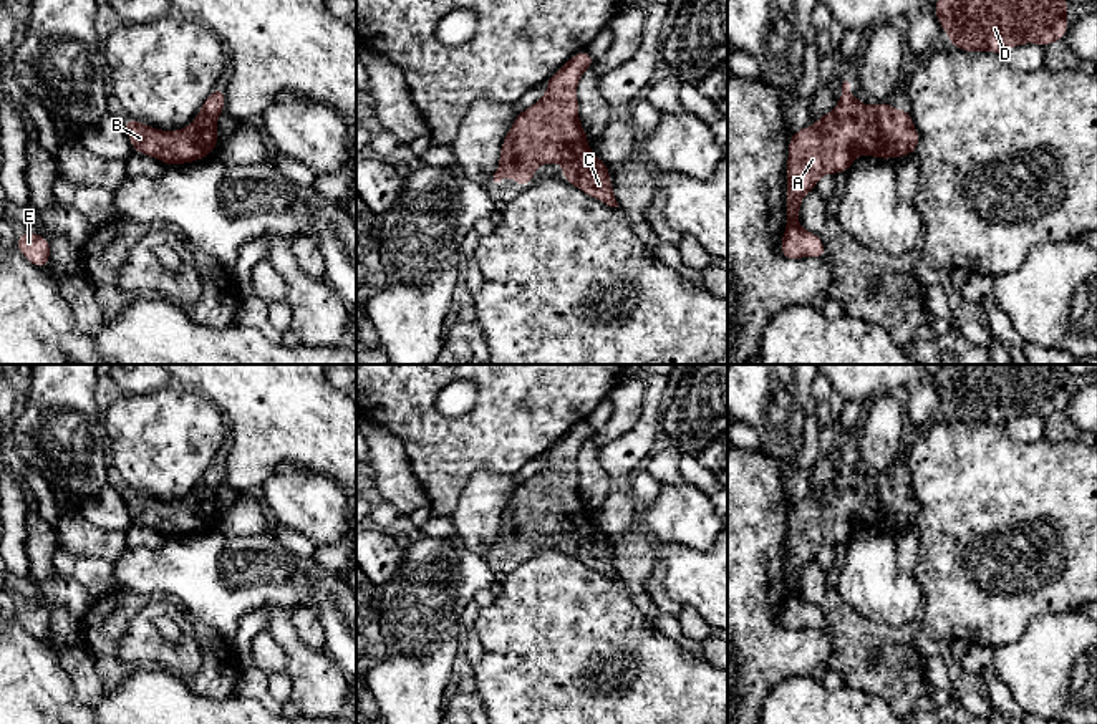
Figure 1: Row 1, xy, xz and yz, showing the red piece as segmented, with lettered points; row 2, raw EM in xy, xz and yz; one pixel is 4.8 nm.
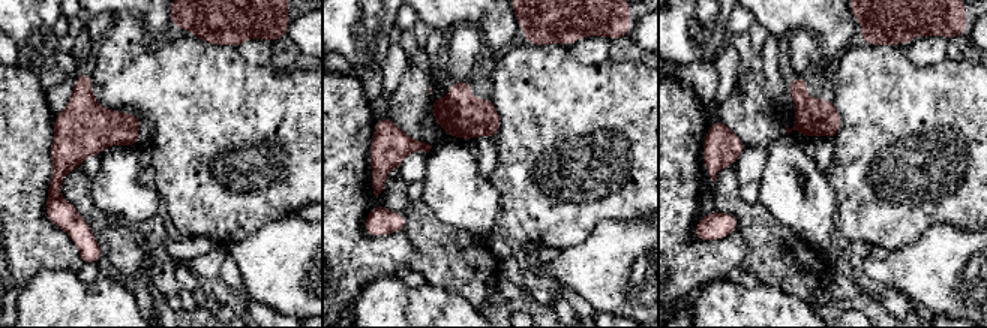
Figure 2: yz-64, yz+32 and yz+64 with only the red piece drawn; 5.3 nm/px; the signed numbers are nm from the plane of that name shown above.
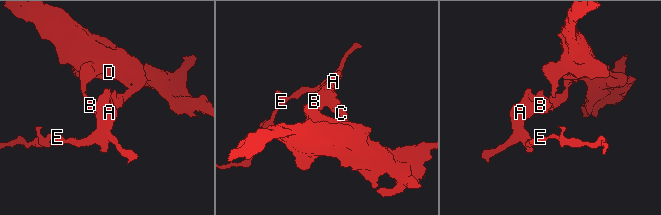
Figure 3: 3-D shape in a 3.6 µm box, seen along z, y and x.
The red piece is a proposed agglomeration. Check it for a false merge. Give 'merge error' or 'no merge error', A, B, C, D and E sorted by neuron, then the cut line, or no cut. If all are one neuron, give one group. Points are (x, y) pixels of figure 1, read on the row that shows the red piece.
no merge error | A B C D E | no cut

